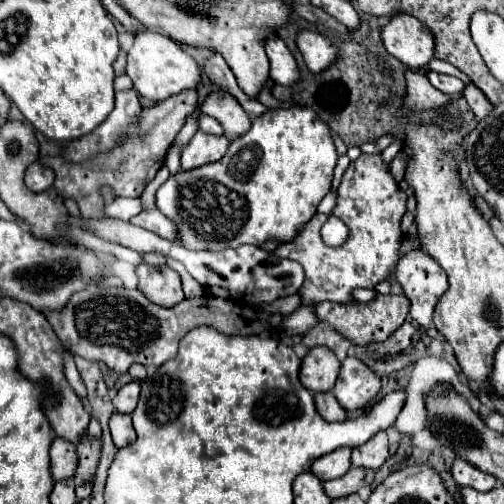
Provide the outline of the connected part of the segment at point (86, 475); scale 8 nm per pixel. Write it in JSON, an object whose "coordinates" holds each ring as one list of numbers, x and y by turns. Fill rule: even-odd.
{"coordinates":[[83,437,77,443,77,453,79,453,79,467,77,467,75,481,81,483,91,479,97,471,99,457,101,457,101,441,89,441,87,437]]}

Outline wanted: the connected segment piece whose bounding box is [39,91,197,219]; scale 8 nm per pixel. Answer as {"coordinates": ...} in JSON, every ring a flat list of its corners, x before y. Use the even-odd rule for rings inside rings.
{"coordinates":[[181,91,169,99,159,101,157,105,143,109,139,115,139,123,133,125,125,135,125,145,115,147,105,155,97,155,91,161,83,161,73,165,63,157,41,157,39,161,55,171,55,189,65,195,65,199,73,199,79,205,81,217,85,219,103,219,105,201,103,187,111,187,115,197,139,197,141,191,155,179,157,169,161,169,167,149,171,147,177,131,185,125,189,113,197,107,197,91],[141,131,141,135,139,135]]}

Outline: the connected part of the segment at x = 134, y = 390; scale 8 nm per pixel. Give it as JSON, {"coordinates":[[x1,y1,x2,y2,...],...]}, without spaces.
{"coordinates":[[131,381,127,385,123,385,117,395,113,397,113,405,119,413,133,413,133,409,137,407,139,401,139,391,141,391,141,383,139,381]]}

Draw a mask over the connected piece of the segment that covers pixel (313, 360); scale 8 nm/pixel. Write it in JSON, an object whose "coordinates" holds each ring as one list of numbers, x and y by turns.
{"coordinates":[[313,347,301,365,301,383,309,391,325,393,333,389,339,375,339,359,329,347]]}

